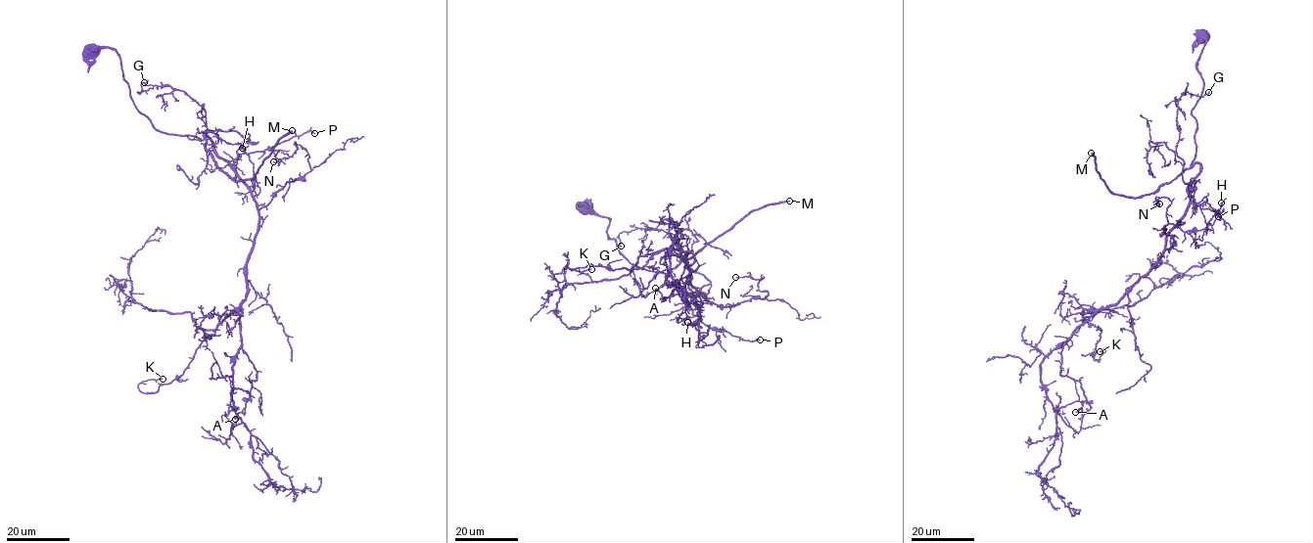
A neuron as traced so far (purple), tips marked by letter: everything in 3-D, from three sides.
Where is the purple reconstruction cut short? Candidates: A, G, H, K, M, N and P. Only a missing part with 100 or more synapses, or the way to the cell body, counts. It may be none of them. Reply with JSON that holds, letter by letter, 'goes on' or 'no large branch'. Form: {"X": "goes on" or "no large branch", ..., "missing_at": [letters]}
{"A": "no large branch", "G": "no large branch", "H": "no large branch", "K": "no large branch", "M": "goes on", "N": "no large branch", "P": "no large branch", "missing_at": ["M"]}

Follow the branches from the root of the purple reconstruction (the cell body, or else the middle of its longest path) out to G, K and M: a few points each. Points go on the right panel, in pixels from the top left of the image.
G: (1201, 35), (1191, 165), (1200, 169), (1190, 199), (1175, 150), (1178, 100), (1186, 89), (1208, 92)
K: (1201, 35), (1191, 165), (1199, 172), (1157, 263), (1116, 302), (1083, 310), (1101, 332), (1094, 360), (1100, 351)
M: (1201, 35), (1191, 167), (1133, 198), (1109, 190), (1091, 153)

